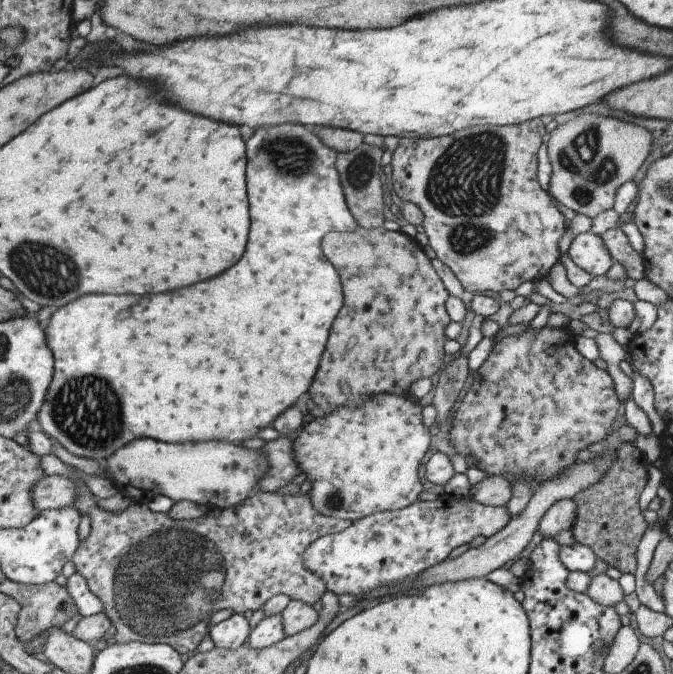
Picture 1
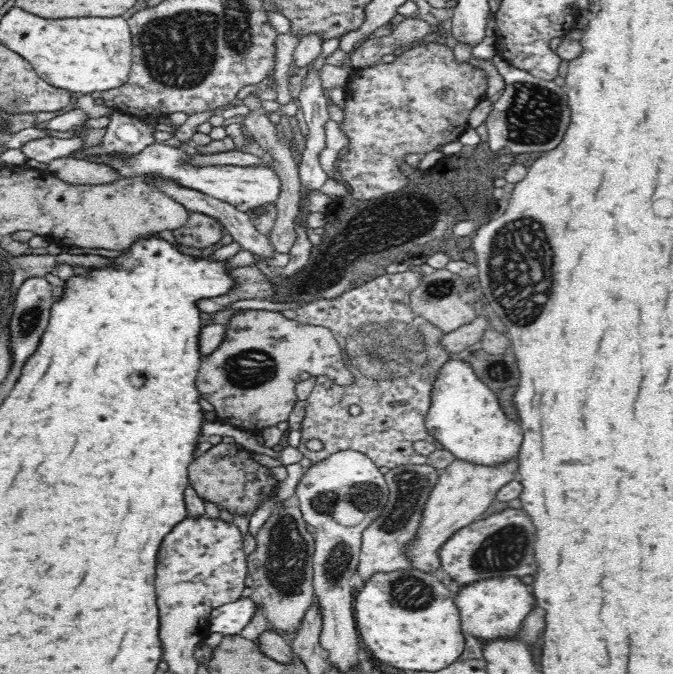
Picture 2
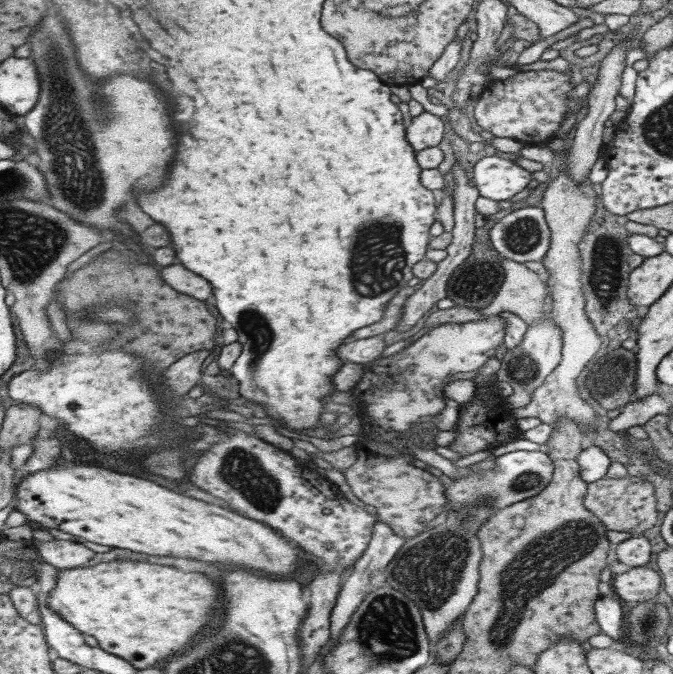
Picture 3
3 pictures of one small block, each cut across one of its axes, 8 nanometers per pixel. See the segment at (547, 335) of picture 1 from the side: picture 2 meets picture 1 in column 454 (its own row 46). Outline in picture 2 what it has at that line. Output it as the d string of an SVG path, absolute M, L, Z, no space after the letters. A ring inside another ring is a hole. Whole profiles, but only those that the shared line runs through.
M436 42L419 43L396 56L392 64L374 64L370 68L355 70L345 84L346 108L344 122L339 124L352 150L368 148L372 152L392 154L396 160L404 161L406 154L423 154L439 150L444 144L459 140L468 128L471 110L484 99L488 88L486 72L469 62L457 64L453 49Z

